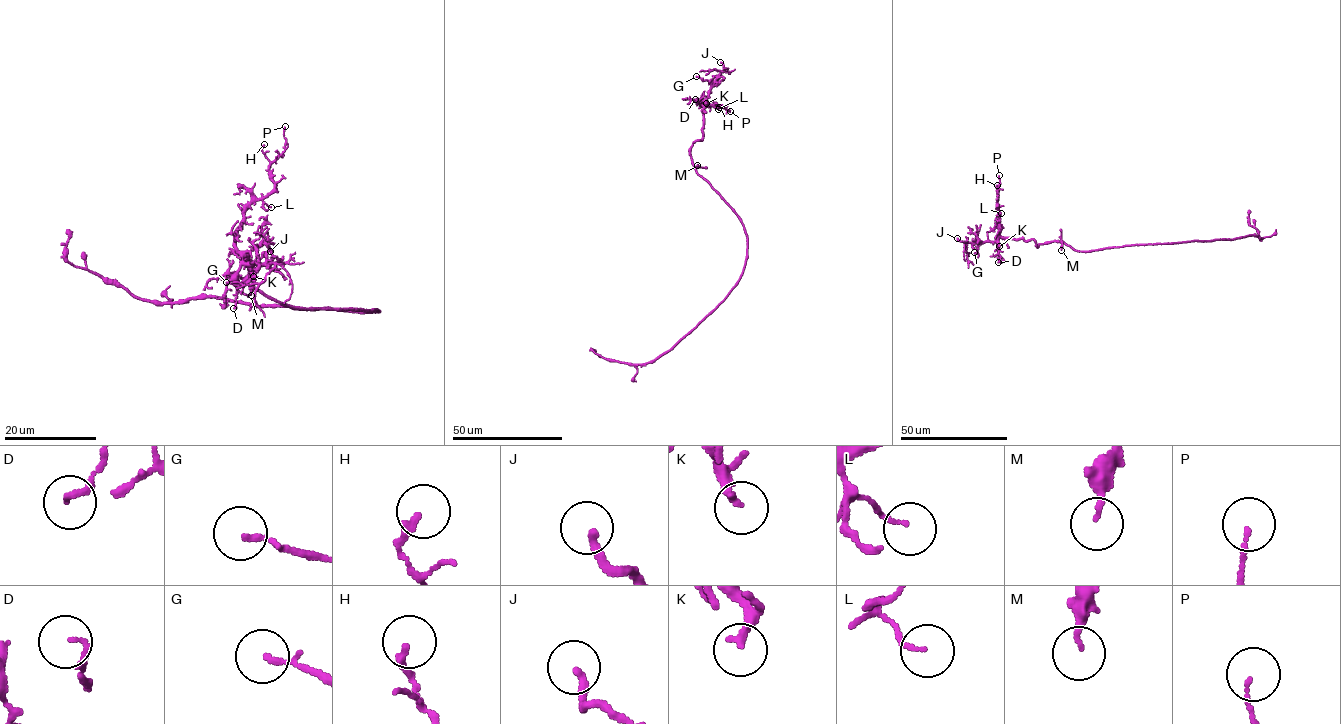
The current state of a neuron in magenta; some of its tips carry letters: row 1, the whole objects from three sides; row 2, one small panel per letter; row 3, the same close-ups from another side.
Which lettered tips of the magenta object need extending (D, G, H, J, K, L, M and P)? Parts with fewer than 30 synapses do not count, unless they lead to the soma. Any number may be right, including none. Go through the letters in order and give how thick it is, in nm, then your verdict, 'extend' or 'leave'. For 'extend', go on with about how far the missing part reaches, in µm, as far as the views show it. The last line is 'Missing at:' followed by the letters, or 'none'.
D: 130 nm thick; leave
G: 140 nm thick; leave
H: 200 nm thick; leave
J: 220 nm thick; extend; about 25 µm are missing
K: 240 nm thick; leave
L: 100 nm thick; leave
M: 120 nm thick; leave
P: 110 nm thick; leave
Missing at: J

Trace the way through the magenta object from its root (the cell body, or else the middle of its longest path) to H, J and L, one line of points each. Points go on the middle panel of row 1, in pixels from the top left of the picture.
H: (747, 241), (739, 217), (697, 173), (691, 159), (691, 146), (703, 137), (704, 105), (699, 103), (719, 107)
J: (747, 241), (741, 218), (697, 173), (690, 152), (693, 142), (703, 137), (702, 101), (724, 68), (720, 62)
L: (747, 241), (739, 217), (697, 173), (691, 159), (691, 146), (703, 137), (704, 105), (699, 103), (718, 109)

